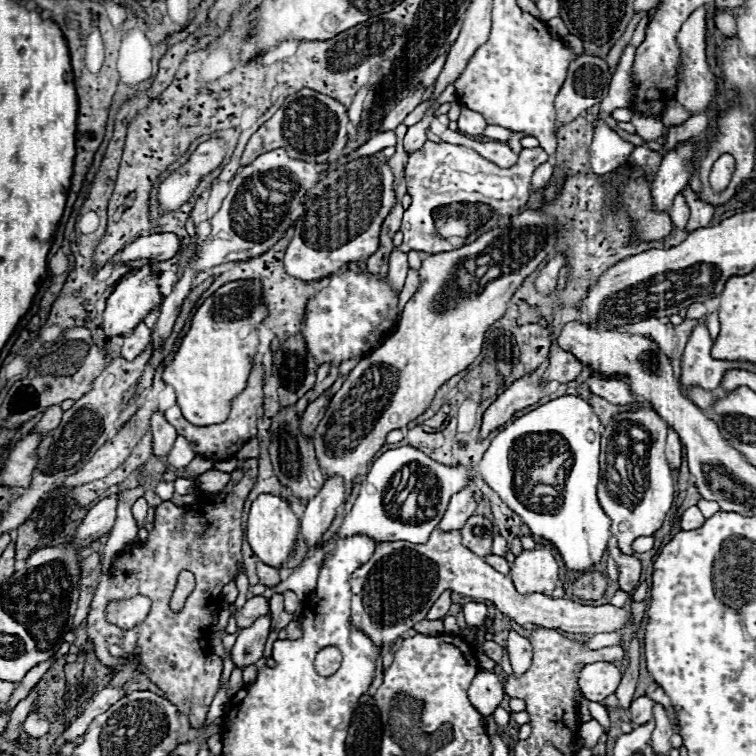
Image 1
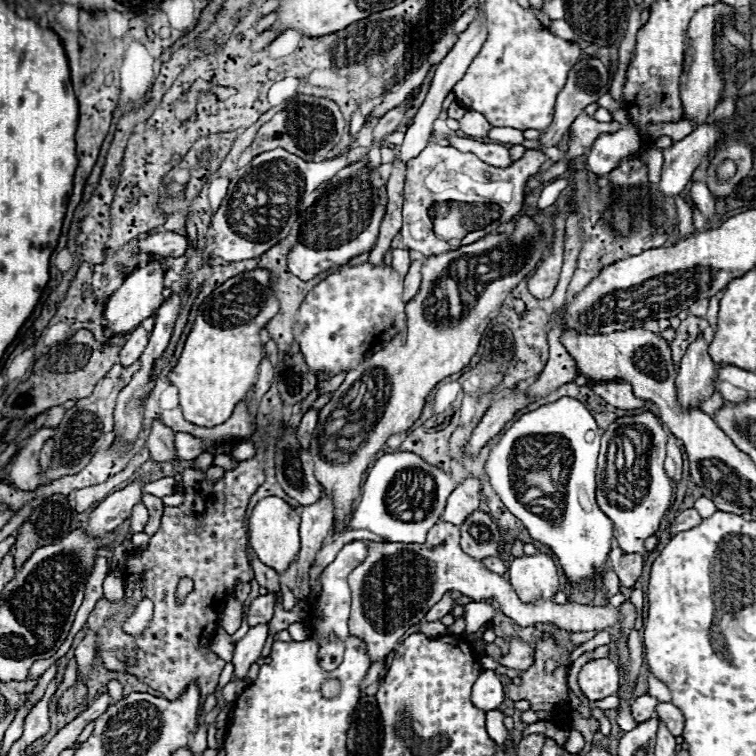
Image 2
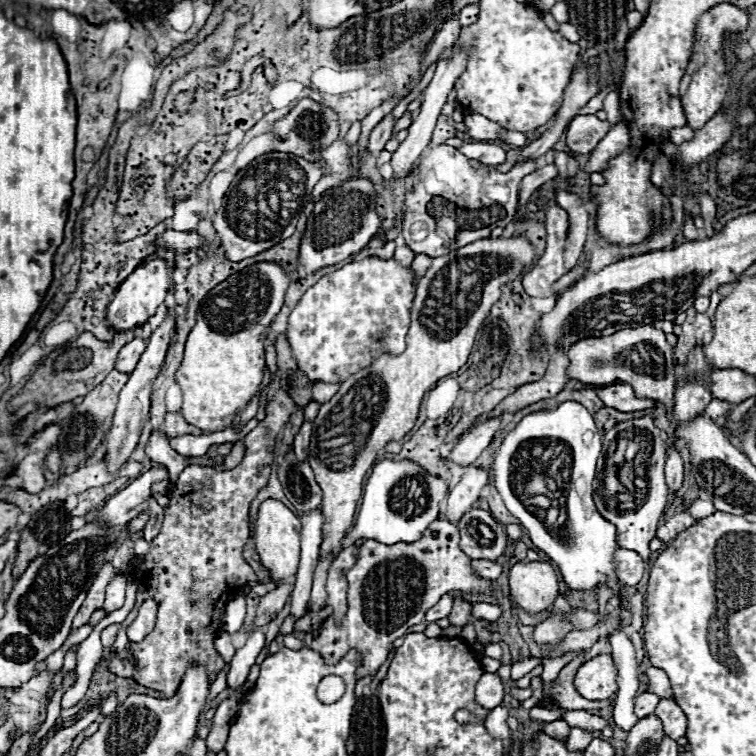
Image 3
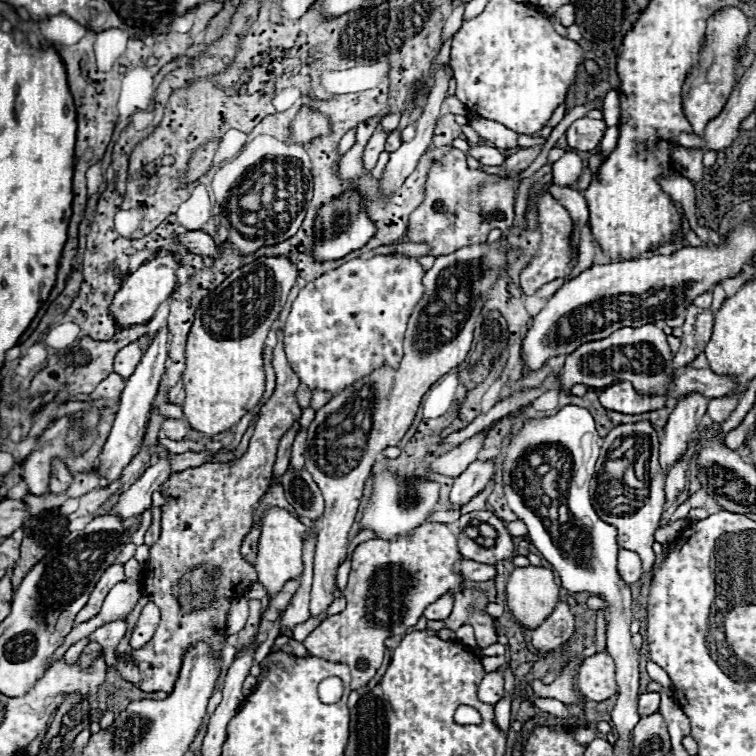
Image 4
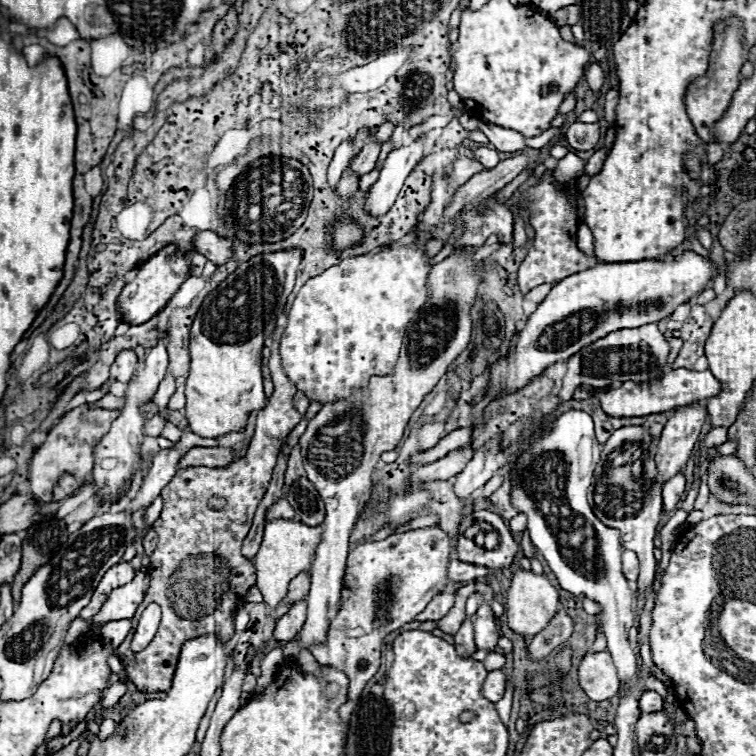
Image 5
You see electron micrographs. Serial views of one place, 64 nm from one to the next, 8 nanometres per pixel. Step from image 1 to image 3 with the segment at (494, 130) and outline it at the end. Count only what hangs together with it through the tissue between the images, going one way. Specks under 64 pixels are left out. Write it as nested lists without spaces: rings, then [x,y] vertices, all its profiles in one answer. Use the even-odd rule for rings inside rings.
[[[502,130],[502,132],[504,132],[504,138],[502,138],[502,140],[504,140],[506,144],[512,144],[512,146],[520,146],[520,148],[522,148],[522,146],[528,142],[522,132],[514,132],[514,130]]]

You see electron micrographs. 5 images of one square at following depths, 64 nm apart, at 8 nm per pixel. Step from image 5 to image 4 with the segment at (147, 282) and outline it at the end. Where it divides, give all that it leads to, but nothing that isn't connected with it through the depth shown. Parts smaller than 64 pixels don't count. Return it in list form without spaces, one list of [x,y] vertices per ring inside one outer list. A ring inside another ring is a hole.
[[[172,254],[168,256],[156,256],[148,262],[144,262],[136,272],[132,272],[122,288],[116,292],[112,304],[110,304],[110,312],[114,316],[114,322],[120,326],[120,328],[128,328],[128,326],[134,326],[134,324],[146,324],[156,308],[174,292],[176,288],[176,270],[178,270],[178,262],[174,260]]]

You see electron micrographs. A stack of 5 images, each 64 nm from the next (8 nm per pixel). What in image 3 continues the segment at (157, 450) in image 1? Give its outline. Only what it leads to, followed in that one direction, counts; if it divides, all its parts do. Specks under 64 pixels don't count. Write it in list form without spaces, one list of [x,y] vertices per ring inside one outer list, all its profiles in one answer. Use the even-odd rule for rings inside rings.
[[[154,430],[148,444],[146,444],[146,454],[150,456],[152,462],[164,464],[170,472],[170,480],[178,480],[180,472],[188,466],[186,456],[180,456],[172,446],[170,446],[170,436],[166,436],[162,430]]]

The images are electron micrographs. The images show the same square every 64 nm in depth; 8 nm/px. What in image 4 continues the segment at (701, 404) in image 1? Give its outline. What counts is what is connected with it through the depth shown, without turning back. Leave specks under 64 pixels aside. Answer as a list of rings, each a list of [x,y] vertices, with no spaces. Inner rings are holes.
[[[724,396],[724,398],[712,398],[710,400],[710,404],[708,404],[708,414],[710,414],[710,418],[714,420],[714,422],[724,422],[730,414],[732,414],[732,410],[736,408],[736,404],[738,404],[738,396]]]

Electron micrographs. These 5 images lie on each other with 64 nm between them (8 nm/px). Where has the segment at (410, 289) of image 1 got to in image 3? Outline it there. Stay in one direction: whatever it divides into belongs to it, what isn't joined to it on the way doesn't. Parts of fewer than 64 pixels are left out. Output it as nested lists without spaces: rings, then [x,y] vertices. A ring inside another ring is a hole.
[[[418,254],[412,264],[411,268],[413,272],[422,277],[424,276],[426,270],[430,267],[431,264],[431,257],[426,256],[425,254]]]

